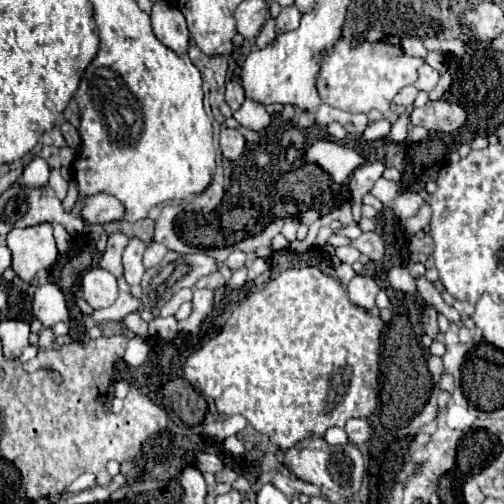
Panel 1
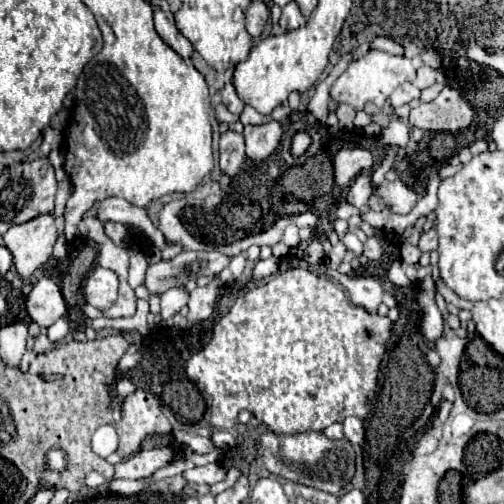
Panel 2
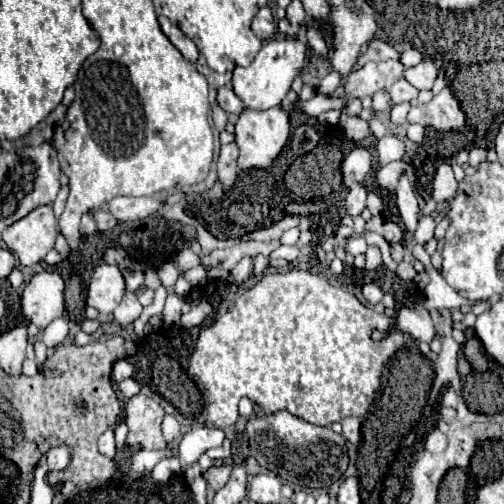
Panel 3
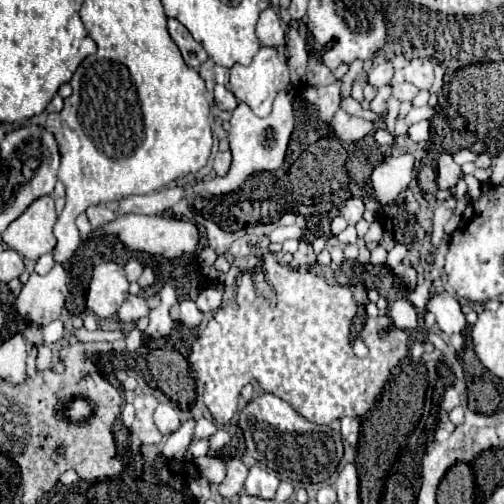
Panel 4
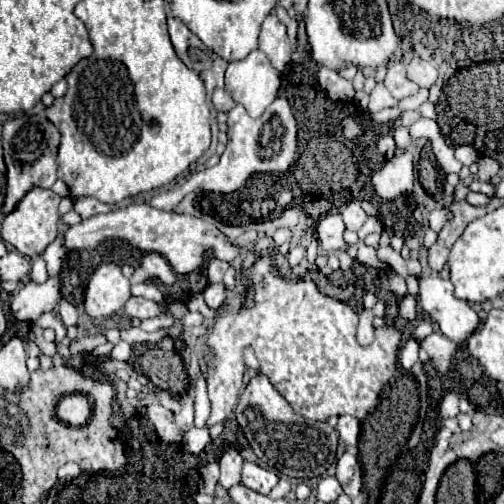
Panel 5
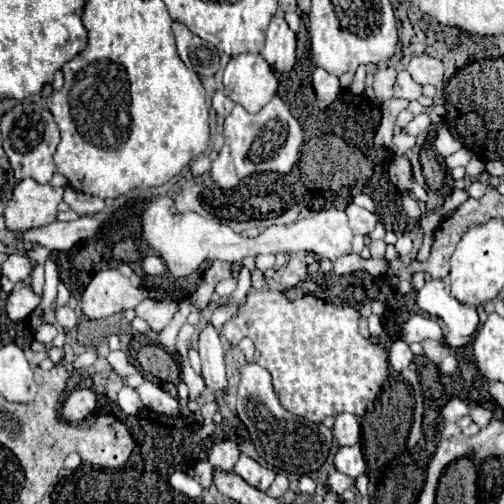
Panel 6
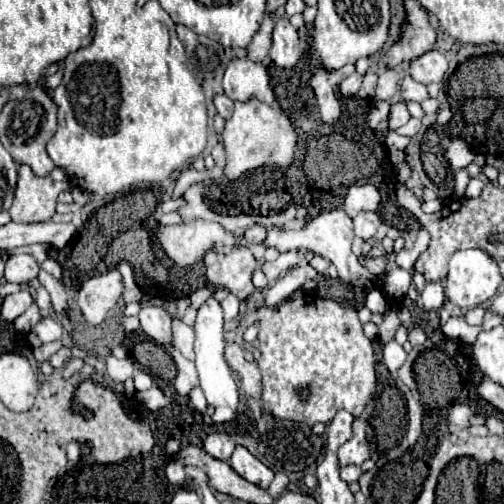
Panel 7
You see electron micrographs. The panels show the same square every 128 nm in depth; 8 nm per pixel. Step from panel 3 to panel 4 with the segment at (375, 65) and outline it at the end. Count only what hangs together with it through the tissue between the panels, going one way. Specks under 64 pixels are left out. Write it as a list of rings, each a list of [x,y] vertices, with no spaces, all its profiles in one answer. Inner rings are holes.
[[[384,60],[384,62],[378,62],[378,64],[370,70],[368,82],[370,82],[372,86],[380,88],[380,86],[388,84],[388,82],[392,80],[392,76],[394,76],[394,68],[392,68],[392,64],[390,64],[388,60]]]

